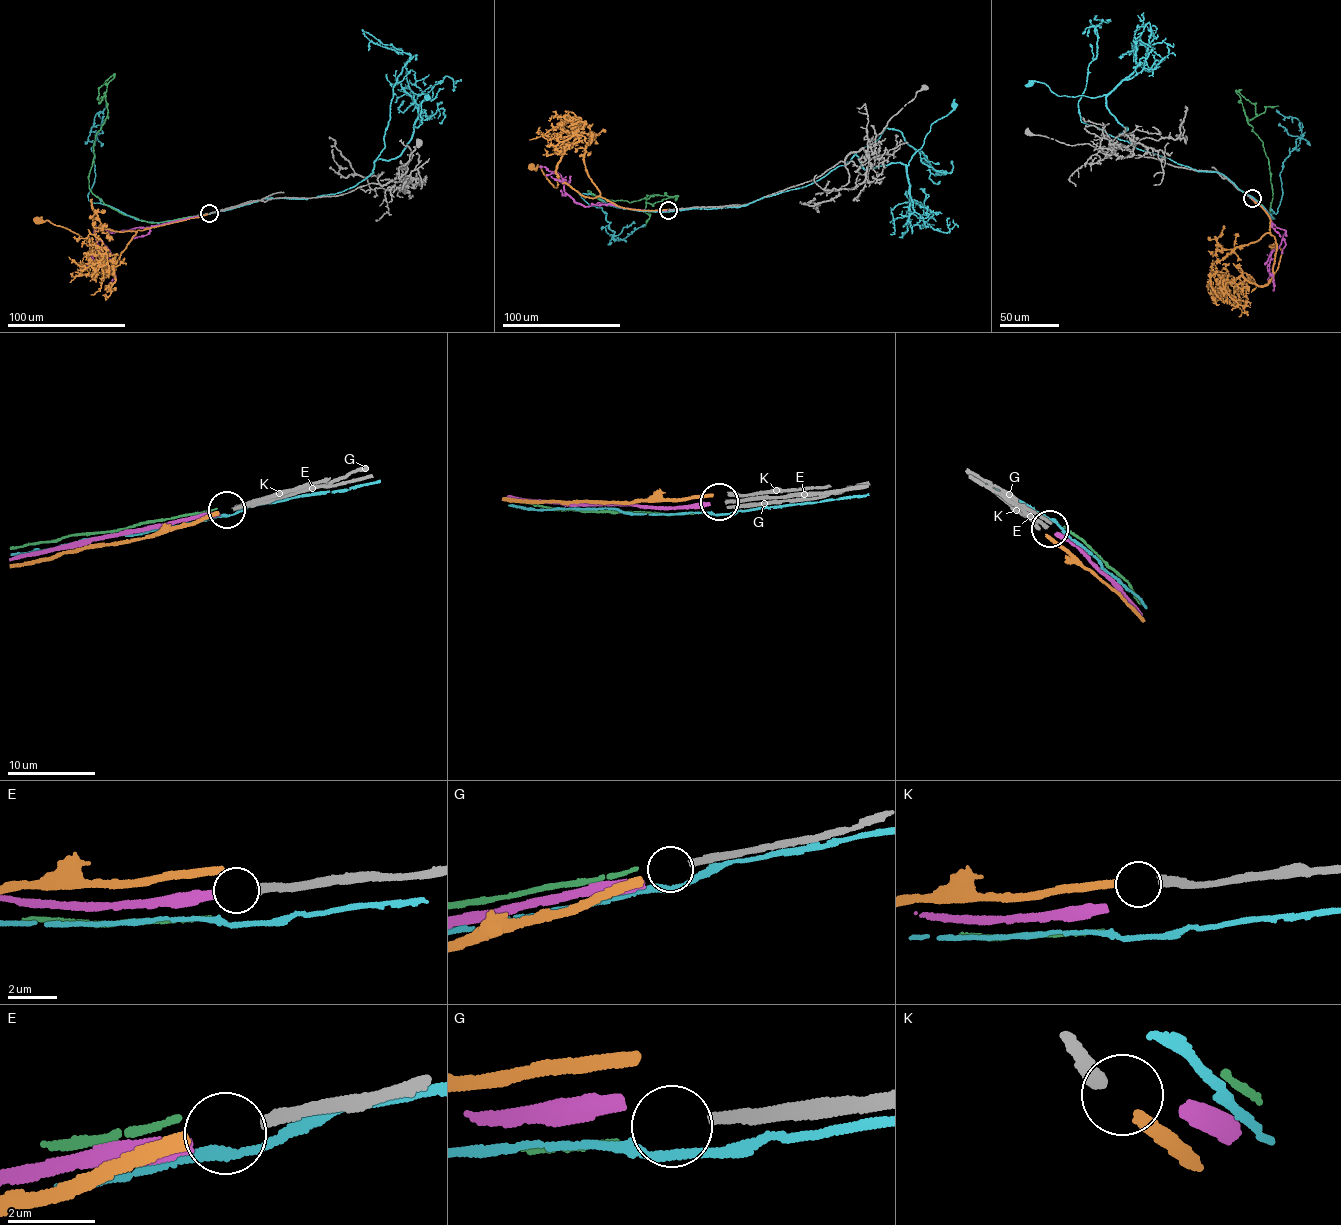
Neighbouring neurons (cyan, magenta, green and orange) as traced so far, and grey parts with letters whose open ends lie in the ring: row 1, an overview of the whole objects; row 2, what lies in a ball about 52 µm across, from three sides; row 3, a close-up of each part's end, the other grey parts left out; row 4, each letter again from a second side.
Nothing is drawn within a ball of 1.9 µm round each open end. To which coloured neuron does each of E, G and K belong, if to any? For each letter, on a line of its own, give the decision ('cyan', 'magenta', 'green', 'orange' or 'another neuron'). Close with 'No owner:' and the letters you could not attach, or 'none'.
E: magenta
G: another neuron
K: orange
No owner: G

